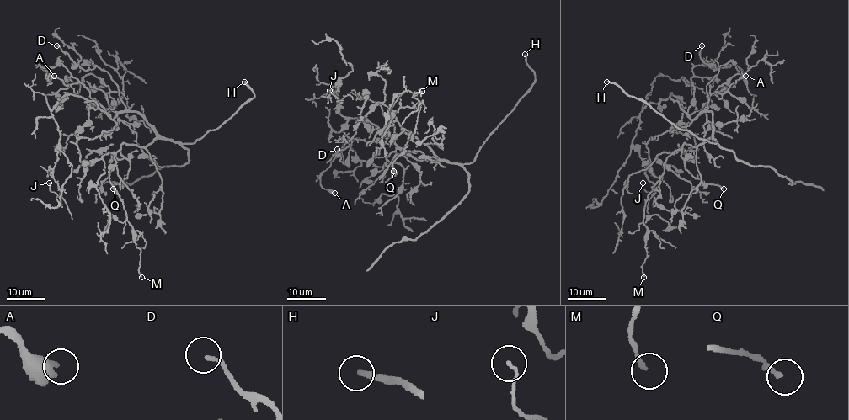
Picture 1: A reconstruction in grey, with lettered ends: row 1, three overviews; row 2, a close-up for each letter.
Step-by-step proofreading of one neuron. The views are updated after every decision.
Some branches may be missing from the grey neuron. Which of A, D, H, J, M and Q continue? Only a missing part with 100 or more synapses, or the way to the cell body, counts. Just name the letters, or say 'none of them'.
H

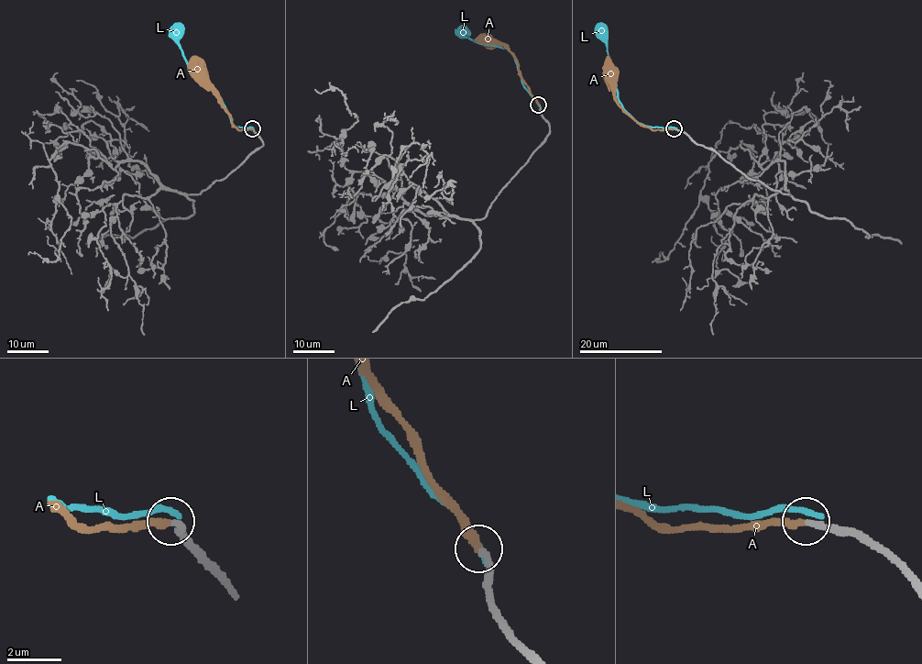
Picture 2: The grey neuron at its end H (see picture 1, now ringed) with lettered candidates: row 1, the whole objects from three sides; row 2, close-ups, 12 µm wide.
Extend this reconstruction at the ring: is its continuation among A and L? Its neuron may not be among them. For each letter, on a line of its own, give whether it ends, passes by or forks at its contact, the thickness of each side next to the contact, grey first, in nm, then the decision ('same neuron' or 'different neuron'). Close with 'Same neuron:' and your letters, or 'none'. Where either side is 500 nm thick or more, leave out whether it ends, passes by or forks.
A: it ends | 240/260 nm | same neuron
L: it ends | 320/220 nm | different neuron
Same neuron: A

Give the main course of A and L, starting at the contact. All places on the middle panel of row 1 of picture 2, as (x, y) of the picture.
A: (539, 105), (520, 73), (517, 59), (504, 46), (497, 46), (488, 38)
L: (540, 106), (523, 84), (511, 54), (507, 49), (463, 38), (460, 31)

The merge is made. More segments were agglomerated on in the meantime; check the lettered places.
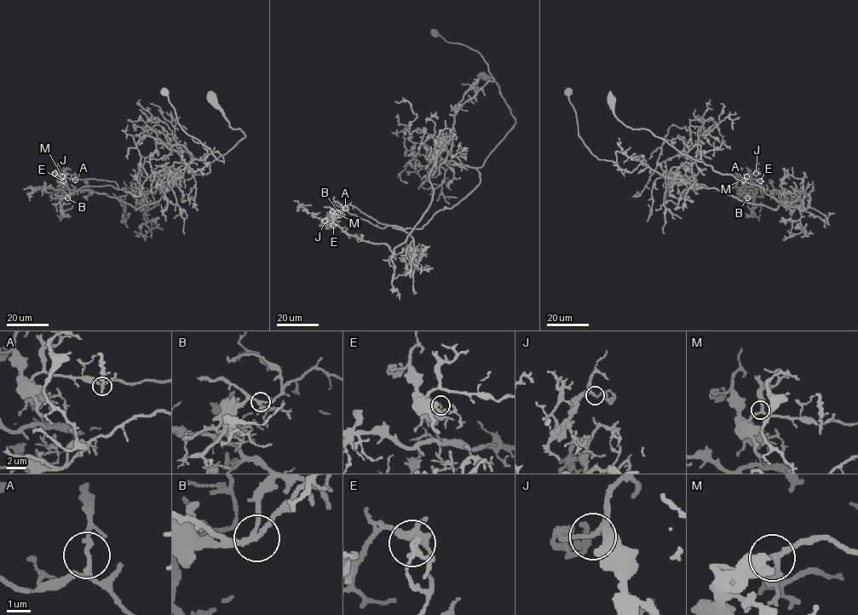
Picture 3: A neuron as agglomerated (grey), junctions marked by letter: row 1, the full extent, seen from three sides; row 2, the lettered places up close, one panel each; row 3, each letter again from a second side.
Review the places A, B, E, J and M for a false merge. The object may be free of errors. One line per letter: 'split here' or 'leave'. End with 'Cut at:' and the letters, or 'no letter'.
A: leave
B: leave
E: split here
J: leave
M: leave
Cut at: E

